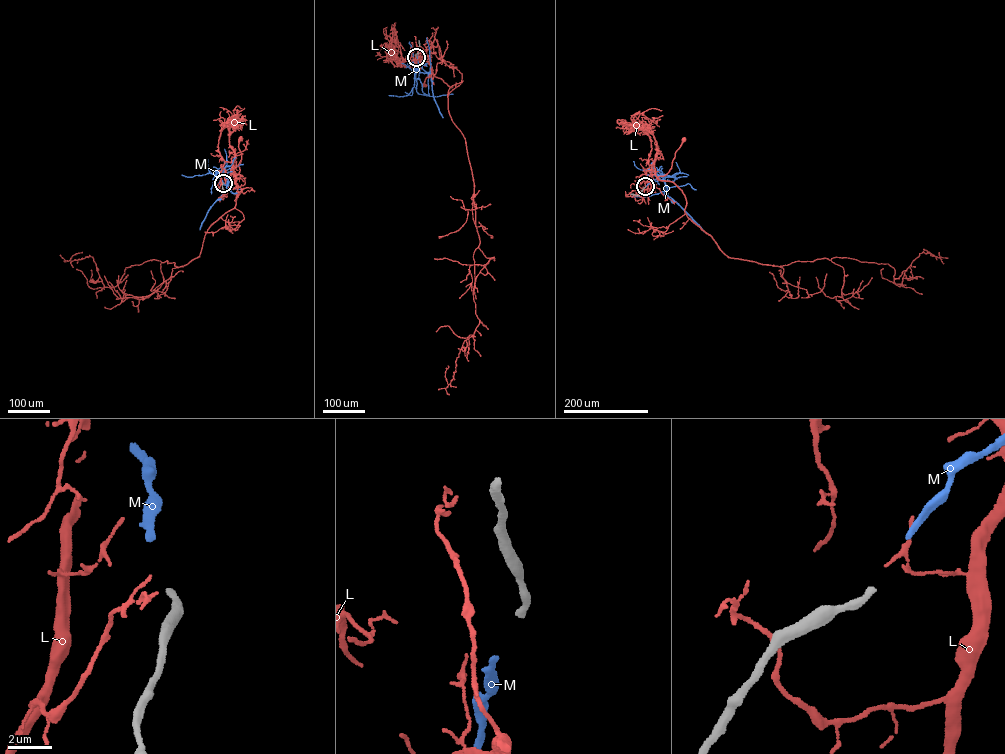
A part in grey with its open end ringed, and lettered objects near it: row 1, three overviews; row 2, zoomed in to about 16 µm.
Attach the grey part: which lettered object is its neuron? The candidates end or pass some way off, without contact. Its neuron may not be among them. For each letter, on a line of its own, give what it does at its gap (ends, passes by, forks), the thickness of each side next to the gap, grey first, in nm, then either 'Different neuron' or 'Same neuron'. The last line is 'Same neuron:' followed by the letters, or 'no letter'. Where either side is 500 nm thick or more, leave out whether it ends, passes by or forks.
L: It passes by. Thickness 320 nm (grey) against 90 nm. Different neuron
M: It ends there. Thickness 320 nm (grey) against 300 nm. Same neuron
Same neuron: M

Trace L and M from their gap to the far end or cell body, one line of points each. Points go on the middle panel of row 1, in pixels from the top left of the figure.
L: (415, 58), (427, 61), (432, 70), (424, 84)
M: (416, 58), (414, 78), (415, 67), (421, 72), (431, 73), (433, 95), (443, 117)

